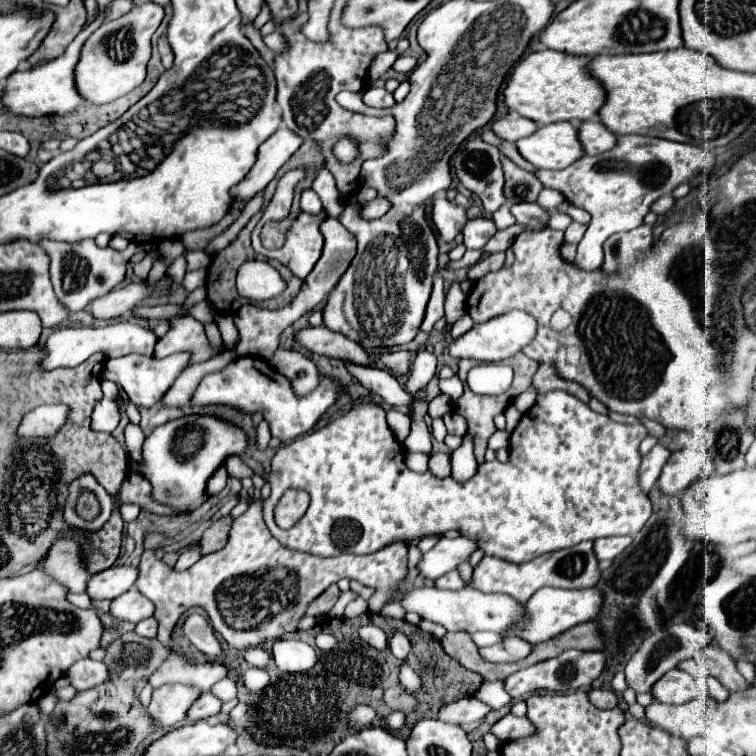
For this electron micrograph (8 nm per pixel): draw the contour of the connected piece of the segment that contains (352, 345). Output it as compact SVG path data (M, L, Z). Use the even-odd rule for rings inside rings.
M324 324L316 326L316 328L308 326L308 328L296 330L294 340L310 352L326 354L326 356L340 358L340 360L346 358L346 360L354 360L356 364L366 364L368 366L368 354L360 344L344 338L338 332L328 330Z

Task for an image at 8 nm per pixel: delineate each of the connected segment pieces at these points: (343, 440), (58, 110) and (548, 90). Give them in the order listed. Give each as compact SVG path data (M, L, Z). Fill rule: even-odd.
M548 392L544 396L538 396L536 404L528 412L522 414L518 426L514 428L514 432L510 436L510 460L506 464L496 464L496 462L492 462L492 464L480 464L476 476L470 478L464 484L454 482L450 476L448 478L436 478L432 472L426 472L426 474L410 472L406 468L406 464L404 464L404 452L406 450L392 436L392 432L390 432L384 416L386 416L386 412L380 406L376 406L376 404L362 404L362 406L356 406L354 410L350 410L346 416L330 422L322 430L318 430L314 434L308 434L308 436L302 436L302 438L290 442L290 444L278 448L276 456L272 458L272 470L270 470L270 476L268 476L268 482L272 486L272 492L264 500L264 520L266 520L266 526L270 528L270 532L284 546L288 546L292 550L298 550L298 552L310 552L310 554L316 554L316 556L340 556L340 554L346 554L346 552L348 554L368 554L368 552L380 550L384 544L392 544L396 540L402 540L402 542L408 540L408 542L412 542L412 540L418 540L422 536L430 536L430 534L442 536L448 530L458 530L464 538L470 538L472 542L476 542L476 546L484 554L496 556L496 558L506 560L506 562L512 562L512 564L520 564L520 562L528 562L528 560L532 560L532 558L536 558L540 554L546 554L546 552L554 552L554 550L576 546L576 544L580 544L584 540L610 538L610 536L632 536L633 542L636 532L640 532L640 528L646 524L646 520L652 514L652 504L650 504L648 496L640 492L638 478L636 478L636 470L640 466L638 444L646 438L646 428L642 424L634 424L634 426L616 424L608 416L602 416L602 414L592 412L586 404L582 404L574 396L568 396L566 392ZM288 488L304 488L310 494L310 506L308 506L308 512L290 530L282 530L274 522L274 508L276 508L278 500L282 498L282 494Z
M106 6L98 18L87 29L82 30L76 36L76 40L72 40L72 44L64 50L64 54L58 56L56 60L12 72L4 84L4 94L2 94L4 110L8 110L12 114L20 114L20 116L48 116L48 114L66 114L66 112L72 112L76 106L84 104L84 100L80 98L80 94L76 92L76 88L72 84L72 68L76 66L76 60L80 54L80 44L84 44L86 36L90 36L101 26L108 12L109 6Z
M542 50L542 52L532 52L528 54L526 58L520 58L518 64L510 70L508 74L508 80L506 80L506 88L502 90L504 94L504 104L508 106L510 112L516 112L524 118L530 118L532 122L536 122L538 126L544 126L544 124L552 124L552 122L570 122L576 126L576 134L578 134L578 126L584 122L584 120L590 120L590 118L596 118L598 116L598 110L600 106L604 104L604 88L588 74L586 70L586 64L590 62L590 58L582 56L568 56L568 54L560 54L556 50Z

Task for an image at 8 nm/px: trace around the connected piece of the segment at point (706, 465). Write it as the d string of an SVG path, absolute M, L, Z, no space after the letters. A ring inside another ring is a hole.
M678 450L672 452L668 462L662 468L662 474L656 482L656 488L666 496L684 492L702 472L712 472L712 460L706 452L696 450Z

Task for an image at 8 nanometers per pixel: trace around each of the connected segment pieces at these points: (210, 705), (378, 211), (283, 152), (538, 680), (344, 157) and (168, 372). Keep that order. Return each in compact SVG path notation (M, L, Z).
M206 692L196 702L192 702L192 706L186 712L186 718L188 720L202 720L202 718L214 716L220 712L220 706L222 706L222 702L218 698L214 698L210 692Z
M376 196L374 200L370 200L366 204L360 204L360 216L364 220L374 220L374 218L380 218L384 212L388 212L388 208L390 208L388 200Z
M280 126L260 148L258 160L248 172L248 176L236 186L236 200L252 198L256 192L264 190L276 172L288 162L288 158L300 148L304 140L296 136L286 126Z
M566 650L556 658L544 660L530 668L518 670L504 680L504 690L512 698L520 698L534 690L552 690L552 692L574 692L576 688L590 686L604 668L604 654L602 652L582 652L582 650Z
M340 140L340 144L334 146L334 154L336 154L338 160L350 162L350 160L354 160L354 156L356 156L358 152L356 152L356 146L354 146L350 140Z
M178 352L178 354L172 354L172 356L160 358L160 360L132 354L132 356L106 360L102 376L110 378L118 386L122 386L122 390L128 394L130 402L134 402L136 406L142 406L142 408L150 408L150 406L160 402L160 398L166 394L166 390L174 384L174 380L180 376L180 372L188 364L190 364L190 352Z

